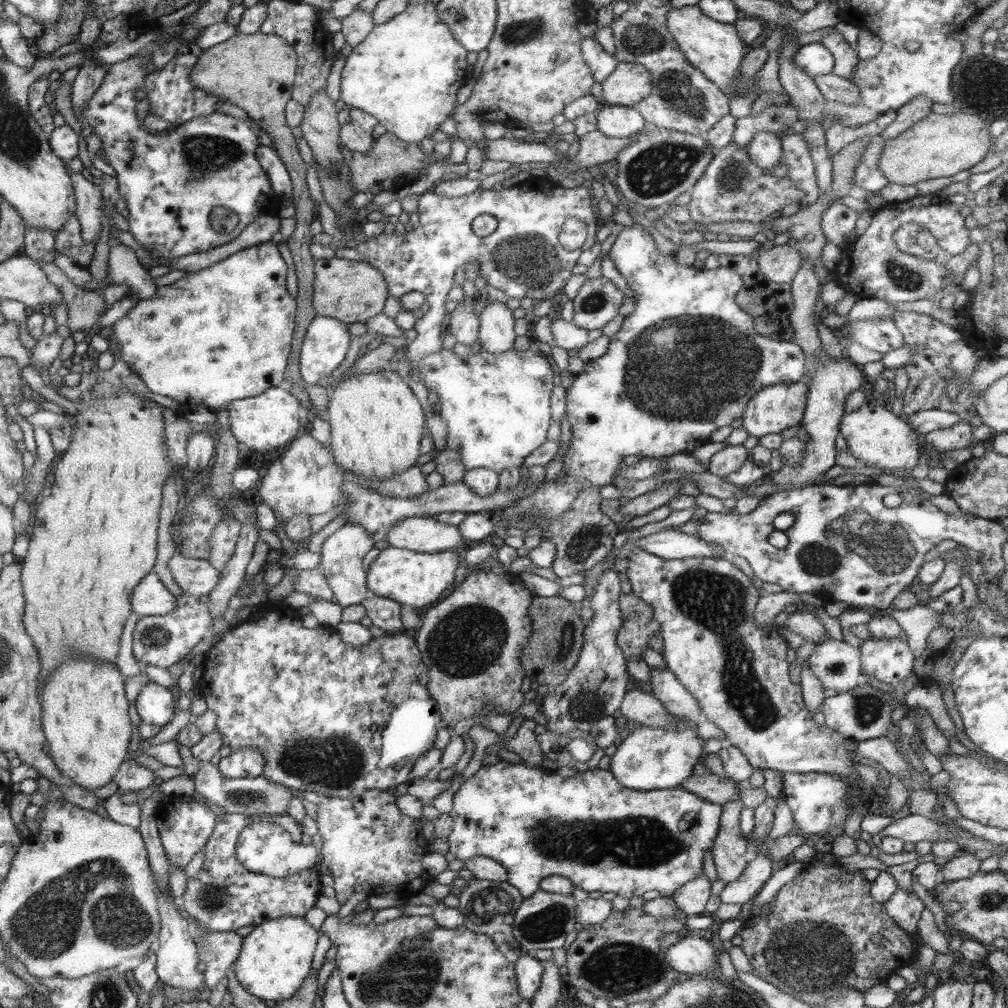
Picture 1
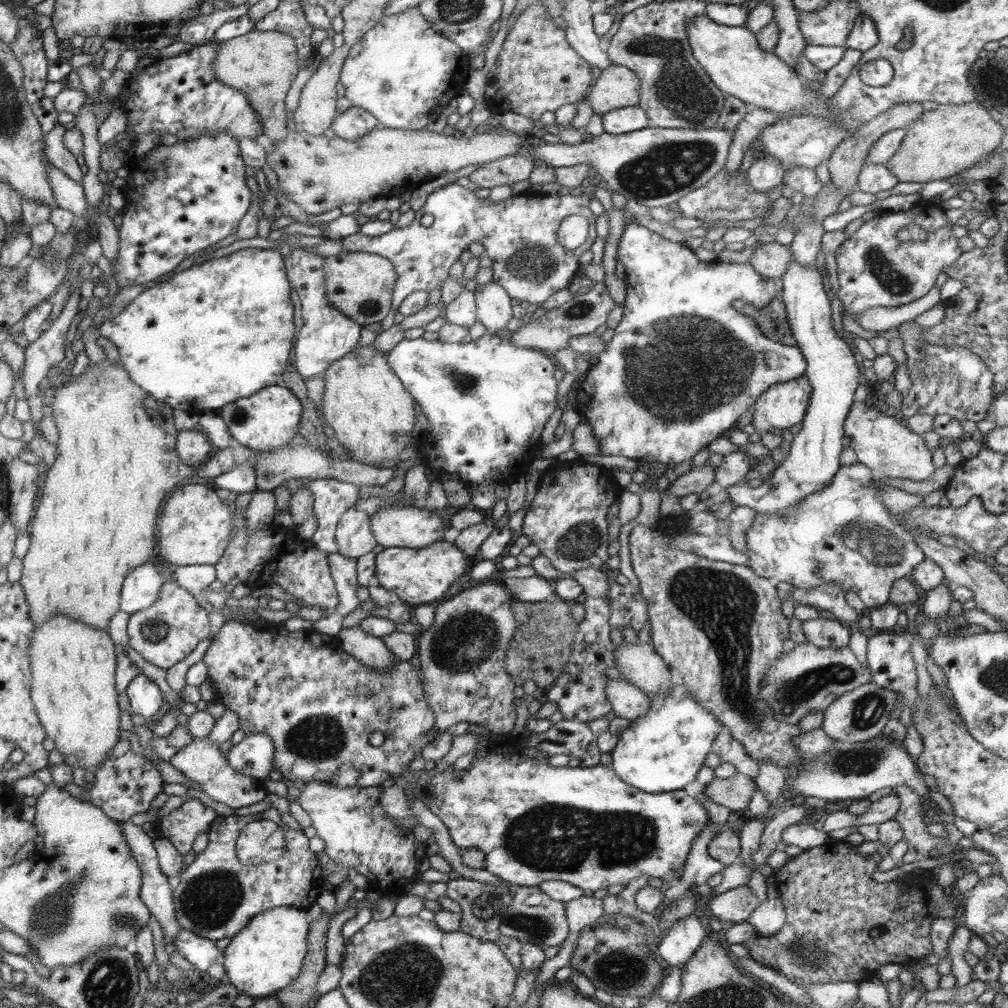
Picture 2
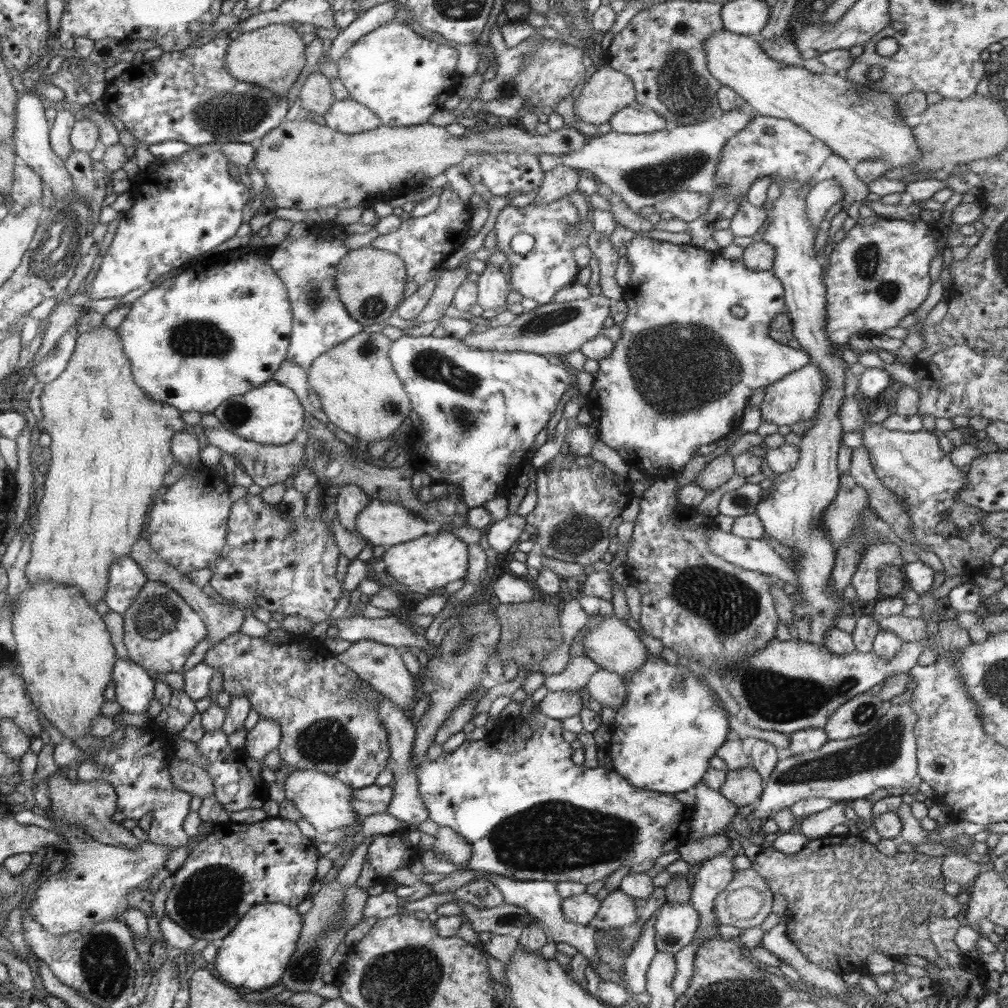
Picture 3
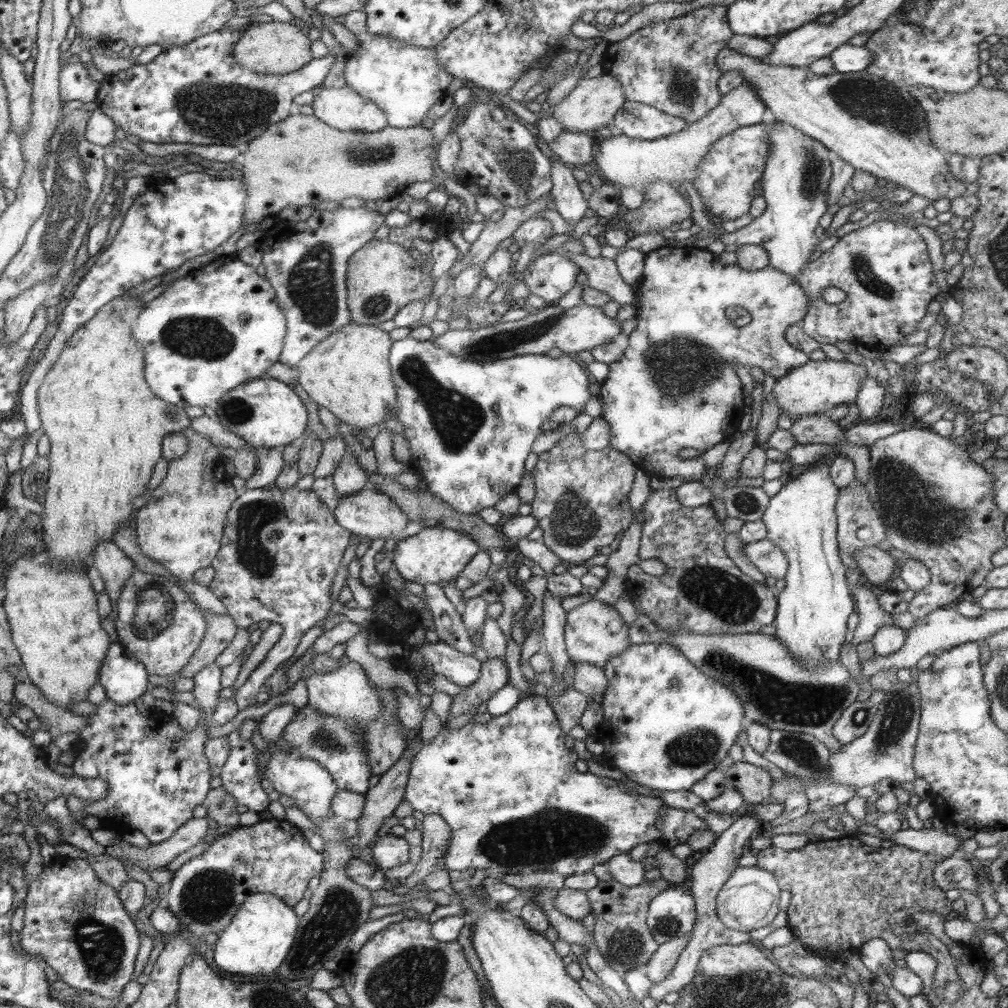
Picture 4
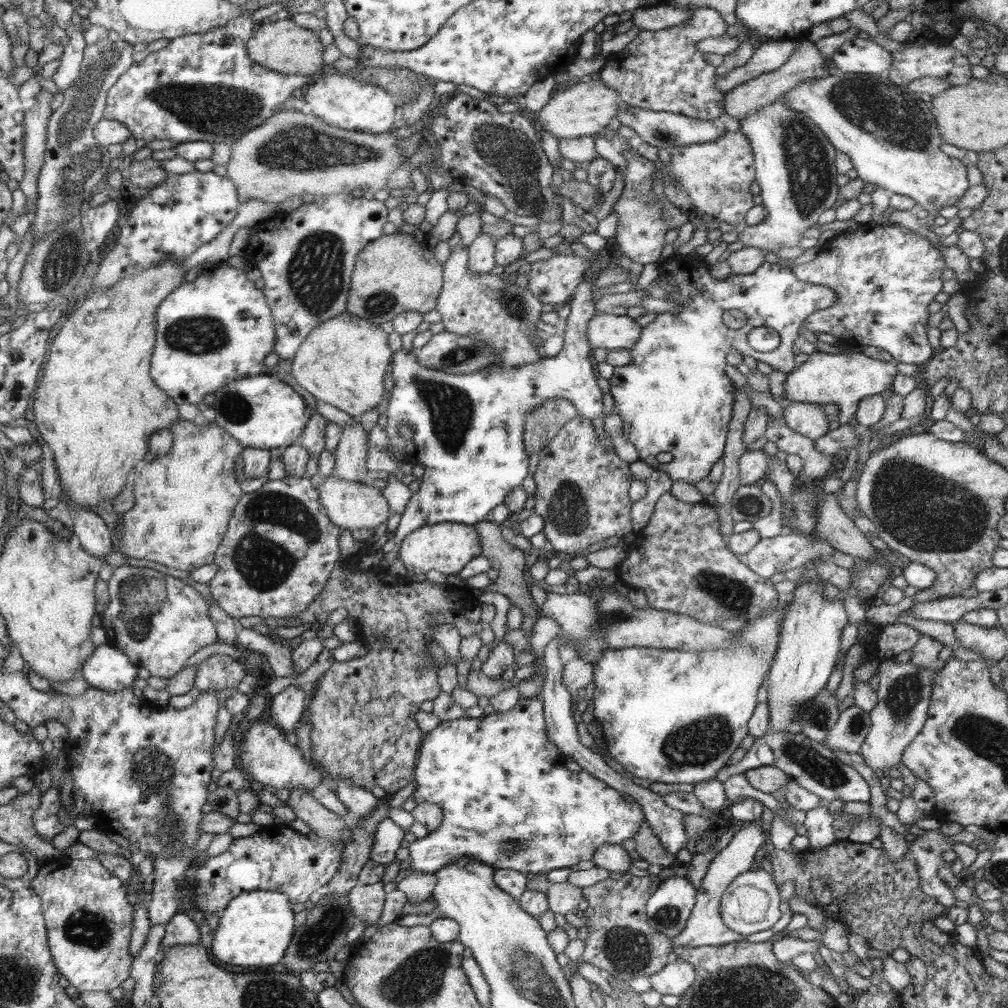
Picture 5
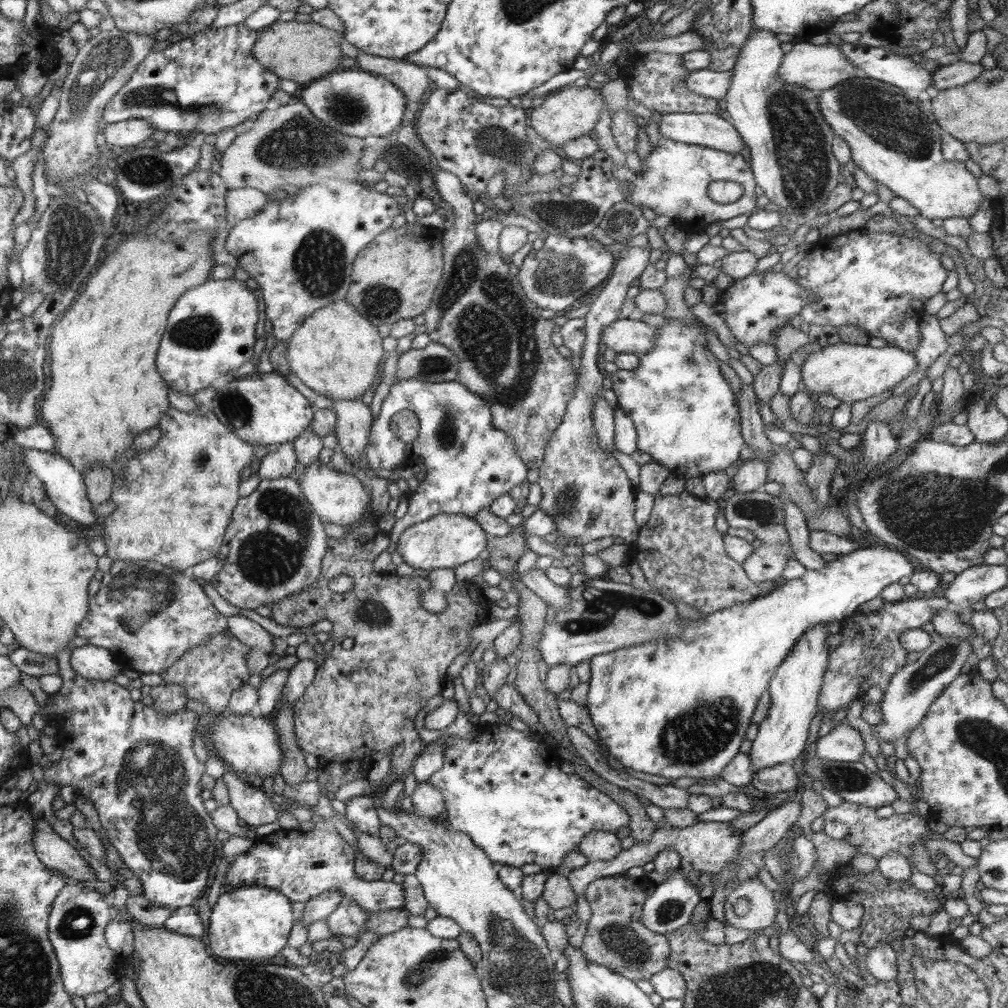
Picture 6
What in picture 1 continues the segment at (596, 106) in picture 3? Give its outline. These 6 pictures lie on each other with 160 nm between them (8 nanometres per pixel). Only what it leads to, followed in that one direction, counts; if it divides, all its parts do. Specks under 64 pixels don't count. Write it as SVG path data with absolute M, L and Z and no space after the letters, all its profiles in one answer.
M619 62L614 72L601 83L602 104L633 107L651 93L651 72L644 66Z

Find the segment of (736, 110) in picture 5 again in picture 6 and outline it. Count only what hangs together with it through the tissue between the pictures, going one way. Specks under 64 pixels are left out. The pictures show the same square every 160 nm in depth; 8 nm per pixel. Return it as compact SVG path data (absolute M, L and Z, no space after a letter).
M804 40L793 44L792 50L785 53L777 76L783 78L788 84L808 88L819 93L836 86L842 81L847 81L849 78L862 77L864 74L846 58L846 55L842 54L838 46L830 44L816 46L816 44L811 44L808 40Z

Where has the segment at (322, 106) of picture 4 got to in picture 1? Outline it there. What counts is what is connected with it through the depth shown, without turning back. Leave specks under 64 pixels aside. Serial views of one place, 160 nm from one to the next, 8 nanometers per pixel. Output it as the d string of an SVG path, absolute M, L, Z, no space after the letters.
M350 107L350 123L342 124L339 130L341 144L354 152L368 152L376 140L373 128L378 119L356 107Z

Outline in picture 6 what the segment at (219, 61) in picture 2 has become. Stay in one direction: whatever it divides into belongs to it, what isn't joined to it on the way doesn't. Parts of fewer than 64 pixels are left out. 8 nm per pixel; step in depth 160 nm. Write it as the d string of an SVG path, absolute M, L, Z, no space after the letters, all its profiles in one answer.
M278 20L277 23L260 32L261 37L258 38L257 44L254 46L253 54L268 70L273 70L274 74L277 74L282 80L293 80L300 87L303 87L320 77L338 71L340 56L342 56L340 33L312 22L297 22L296 20L282 22Z

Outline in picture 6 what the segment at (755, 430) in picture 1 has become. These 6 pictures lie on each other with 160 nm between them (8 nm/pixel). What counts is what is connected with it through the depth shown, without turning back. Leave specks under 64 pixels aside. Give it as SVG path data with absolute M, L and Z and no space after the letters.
M839 342L834 345L822 347L822 350L813 352L804 362L802 367L801 390L808 392L814 398L823 393L834 396L838 401L845 403L855 403L861 400L866 400L872 396L888 392L888 390L896 387L896 384L902 382L912 372L918 368L918 363L914 352L906 352L895 346L885 345L884 347L876 348L871 345L856 345L851 343Z

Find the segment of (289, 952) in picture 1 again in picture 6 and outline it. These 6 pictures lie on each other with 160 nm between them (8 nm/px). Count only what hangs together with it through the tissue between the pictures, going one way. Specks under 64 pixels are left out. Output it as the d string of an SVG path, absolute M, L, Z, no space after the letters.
M257 885L221 893L212 907L206 938L215 956L262 962L270 962L271 958L278 956L294 926L292 902L278 890Z

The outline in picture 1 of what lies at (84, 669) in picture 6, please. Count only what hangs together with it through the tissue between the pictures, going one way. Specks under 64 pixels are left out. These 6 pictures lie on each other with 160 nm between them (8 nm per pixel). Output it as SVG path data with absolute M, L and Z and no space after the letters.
M154 682L142 687L134 705L141 720L148 724L163 727L175 716L172 692Z

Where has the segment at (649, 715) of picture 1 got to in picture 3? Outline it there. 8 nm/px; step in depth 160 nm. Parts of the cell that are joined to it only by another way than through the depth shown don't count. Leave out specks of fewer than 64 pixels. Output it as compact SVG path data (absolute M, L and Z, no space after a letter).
M604 668L589 678L586 688L591 698L608 708L620 708L627 699L623 676Z

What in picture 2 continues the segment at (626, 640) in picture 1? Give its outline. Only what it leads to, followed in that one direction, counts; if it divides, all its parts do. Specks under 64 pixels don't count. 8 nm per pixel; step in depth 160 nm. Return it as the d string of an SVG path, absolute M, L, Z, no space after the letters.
M610 576L609 591L605 597L611 608L611 615L609 616L609 625L611 628L618 628L621 631L625 626L630 626L630 628L637 631L642 627L643 622L645 622L642 614L645 612L646 604L645 598L642 596L638 587L630 584L620 585L615 581L613 576Z

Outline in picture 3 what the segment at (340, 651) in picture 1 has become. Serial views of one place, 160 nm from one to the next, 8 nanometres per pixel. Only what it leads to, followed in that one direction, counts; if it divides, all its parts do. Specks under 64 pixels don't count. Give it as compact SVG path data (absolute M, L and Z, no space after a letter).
M240 630L214 643L203 662L222 672L223 690L231 699L246 696L260 719L275 720L280 725L281 743L277 749L282 765L288 770L318 770L341 779L354 789L364 789L374 785L378 774L386 768L392 751L389 749L389 731L378 720L377 700L354 696L357 684L363 680L340 659L329 654L319 640L297 636L287 644L270 644L264 637L252 638Z

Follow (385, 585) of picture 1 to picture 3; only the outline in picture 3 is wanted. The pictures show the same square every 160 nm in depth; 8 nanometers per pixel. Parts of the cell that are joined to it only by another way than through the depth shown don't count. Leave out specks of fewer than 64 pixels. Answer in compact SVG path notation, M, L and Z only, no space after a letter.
M432 530L424 537L386 548L379 561L396 582L420 595L433 588L442 588L448 582L464 579L469 570L469 545L453 533Z

